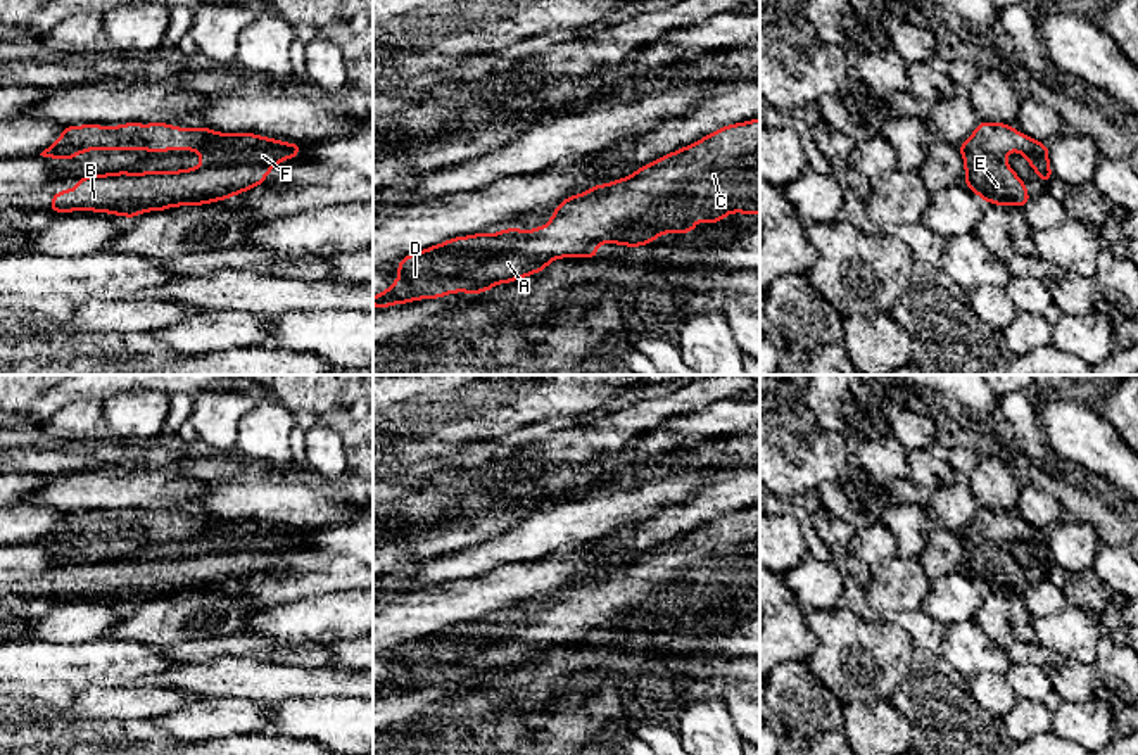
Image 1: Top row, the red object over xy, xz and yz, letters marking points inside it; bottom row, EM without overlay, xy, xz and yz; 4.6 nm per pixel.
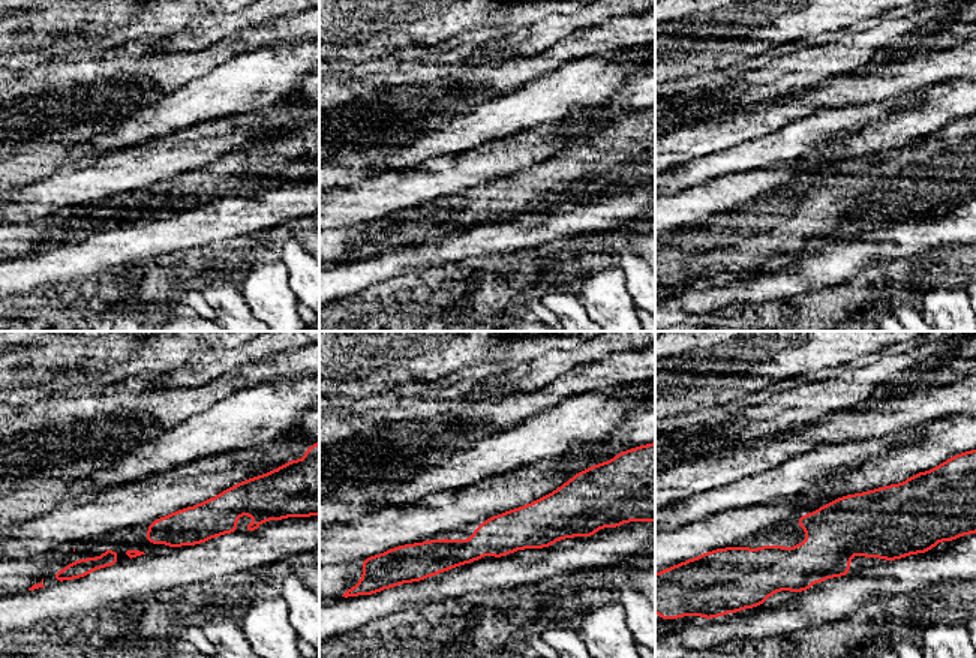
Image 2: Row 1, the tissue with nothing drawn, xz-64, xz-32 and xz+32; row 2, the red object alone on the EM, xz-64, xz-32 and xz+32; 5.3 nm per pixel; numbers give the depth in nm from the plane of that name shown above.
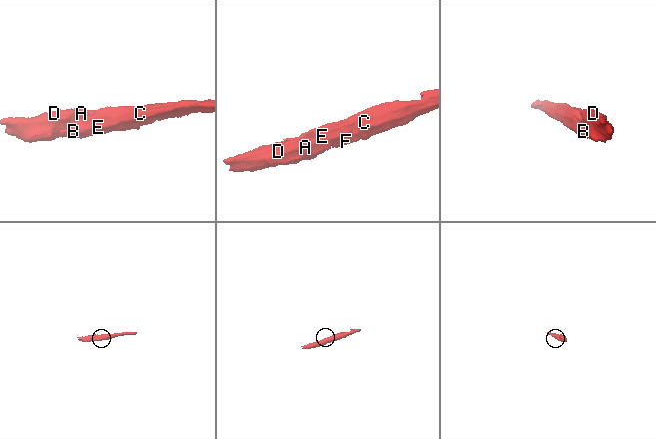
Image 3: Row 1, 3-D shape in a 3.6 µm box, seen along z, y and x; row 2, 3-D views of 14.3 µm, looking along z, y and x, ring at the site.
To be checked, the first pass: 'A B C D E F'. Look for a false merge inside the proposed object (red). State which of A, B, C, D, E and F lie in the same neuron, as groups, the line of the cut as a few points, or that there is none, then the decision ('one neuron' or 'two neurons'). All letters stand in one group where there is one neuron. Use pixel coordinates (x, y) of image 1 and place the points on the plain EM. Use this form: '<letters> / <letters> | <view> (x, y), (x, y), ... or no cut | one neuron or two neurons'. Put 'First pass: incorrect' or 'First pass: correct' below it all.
A B C D E F | no cut | one neuron
First pass: correct

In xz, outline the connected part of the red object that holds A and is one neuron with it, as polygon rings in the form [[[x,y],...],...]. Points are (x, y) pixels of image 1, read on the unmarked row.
[[[760,504],[746,510],[724,513],[699,529],[660,544],[651,551],[641,553],[634,561],[596,572],[584,581],[572,582],[560,589],[549,605],[547,613],[537,613],[530,619],[520,615],[499,617],[496,622],[475,620],[456,624],[447,629],[428,634],[399,646],[399,665],[373,684],[375,695],[406,691],[418,686],[444,684],[452,679],[468,679],[477,682],[487,679],[497,670],[509,670],[547,655],[558,644],[597,644],[597,631],[622,631],[641,634],[654,629],[661,620],[689,620],[696,617],[696,606],[718,610],[730,600],[760,601]]]

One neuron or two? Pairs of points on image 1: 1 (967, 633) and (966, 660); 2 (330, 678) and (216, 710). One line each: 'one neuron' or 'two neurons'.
1: one neuron
2: two neurons

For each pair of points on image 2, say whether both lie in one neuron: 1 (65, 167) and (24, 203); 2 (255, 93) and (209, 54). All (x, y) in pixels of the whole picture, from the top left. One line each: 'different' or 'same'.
1: different
2: different

